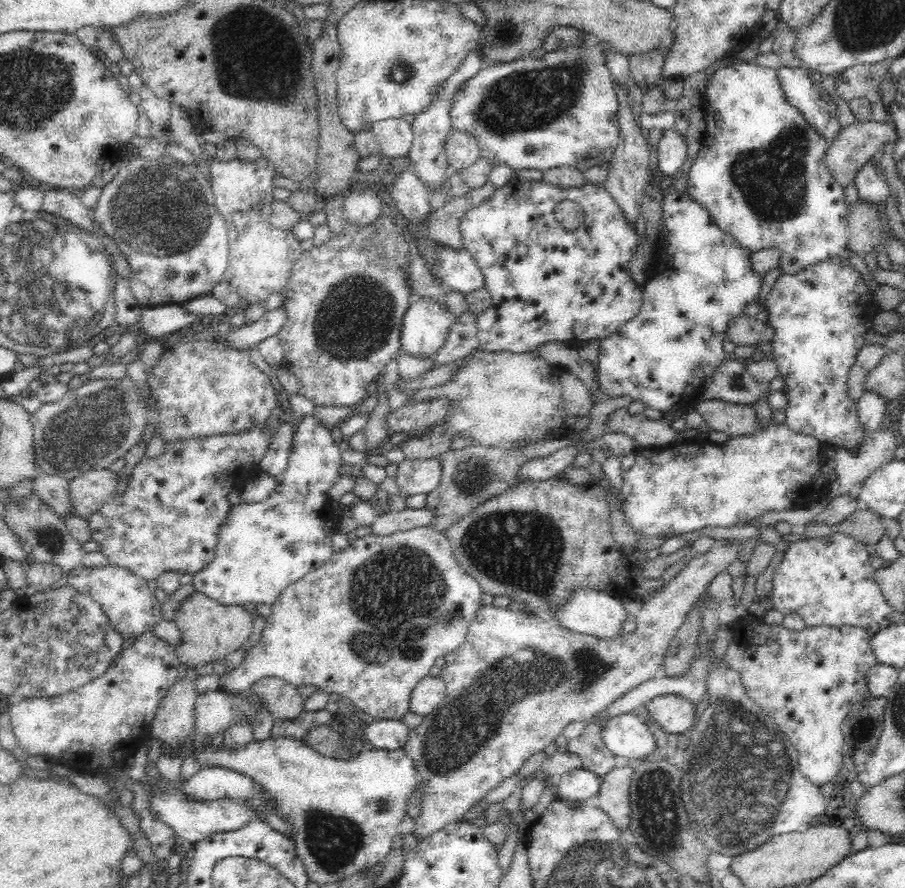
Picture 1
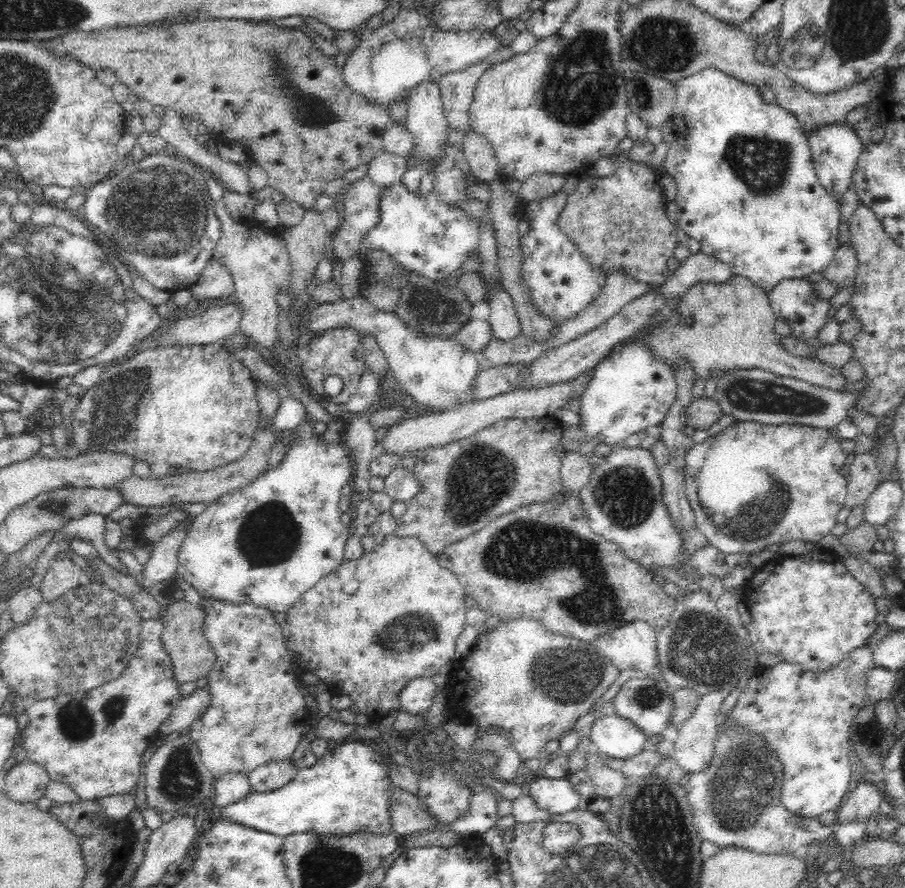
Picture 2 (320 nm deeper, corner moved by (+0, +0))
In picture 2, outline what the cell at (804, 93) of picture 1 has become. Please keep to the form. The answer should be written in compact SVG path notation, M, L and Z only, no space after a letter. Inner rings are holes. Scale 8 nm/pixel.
M842 124L818 127L807 137L811 146L811 161L813 162L818 183L824 187L824 191L830 193L840 203L842 196L852 186L857 160L864 148L863 142L855 131L843 127Z

